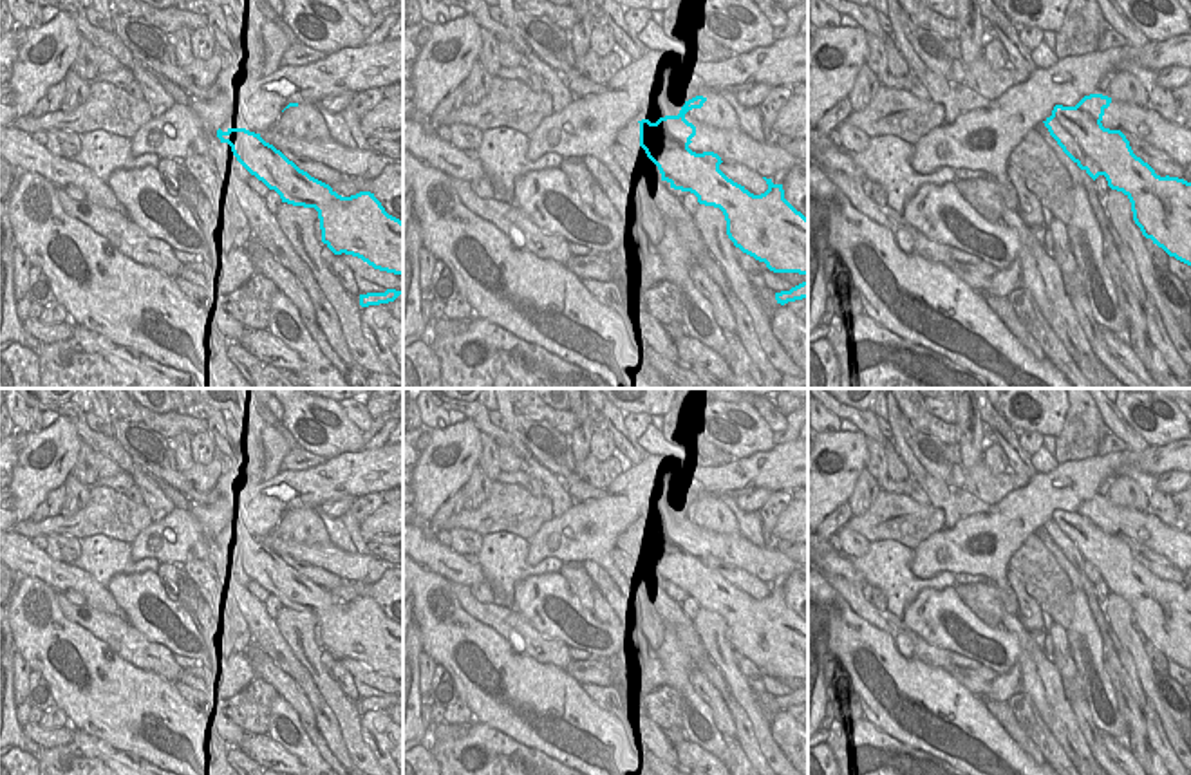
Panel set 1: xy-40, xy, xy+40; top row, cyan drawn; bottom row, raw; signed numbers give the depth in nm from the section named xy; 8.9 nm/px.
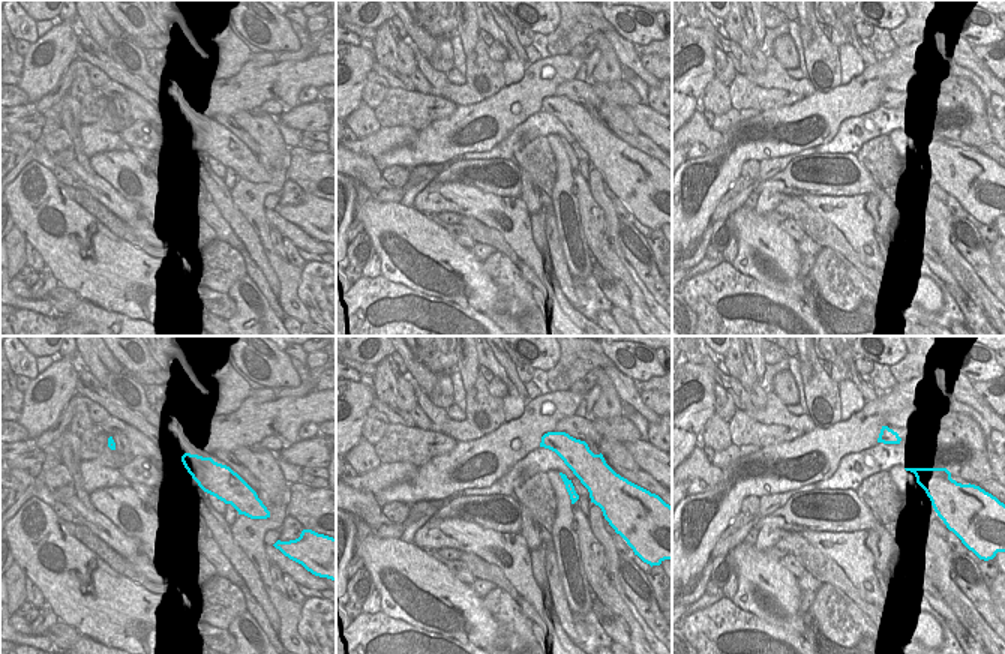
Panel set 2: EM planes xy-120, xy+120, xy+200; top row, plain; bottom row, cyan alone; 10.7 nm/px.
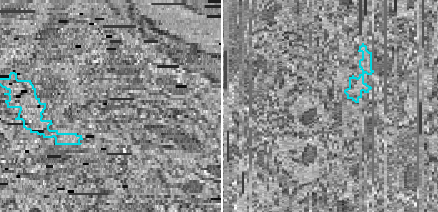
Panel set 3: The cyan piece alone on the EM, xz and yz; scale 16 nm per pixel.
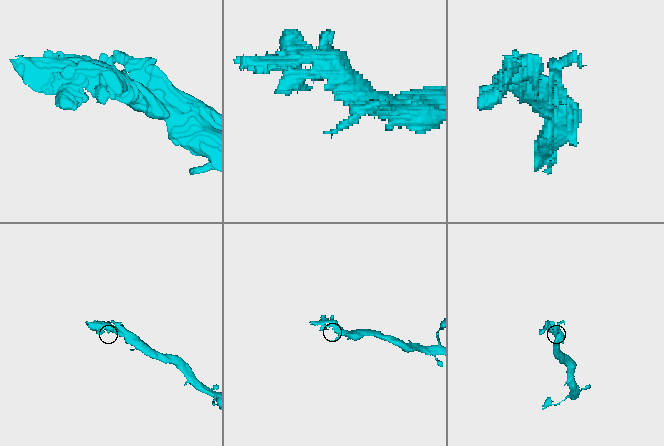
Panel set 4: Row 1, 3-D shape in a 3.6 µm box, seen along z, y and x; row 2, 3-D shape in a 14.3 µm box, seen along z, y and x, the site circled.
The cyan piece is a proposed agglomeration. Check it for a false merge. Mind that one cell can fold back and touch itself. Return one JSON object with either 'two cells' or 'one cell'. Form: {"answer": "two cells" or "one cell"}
{"answer": "one cell"}

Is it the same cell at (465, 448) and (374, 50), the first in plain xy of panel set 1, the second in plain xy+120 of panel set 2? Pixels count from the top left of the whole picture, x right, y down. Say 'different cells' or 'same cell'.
same cell

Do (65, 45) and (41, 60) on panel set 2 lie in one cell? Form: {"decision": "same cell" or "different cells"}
{"decision": "same cell"}

